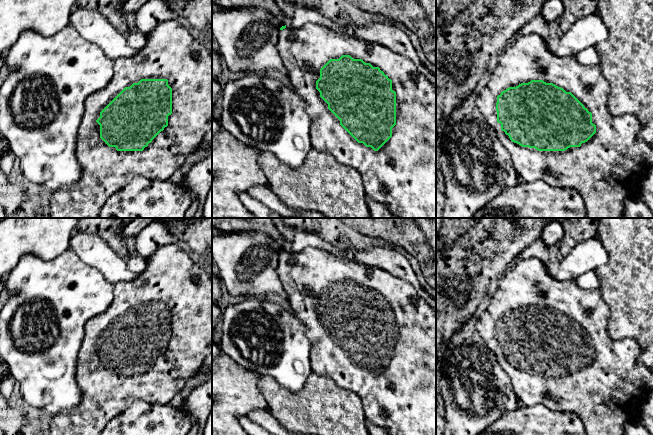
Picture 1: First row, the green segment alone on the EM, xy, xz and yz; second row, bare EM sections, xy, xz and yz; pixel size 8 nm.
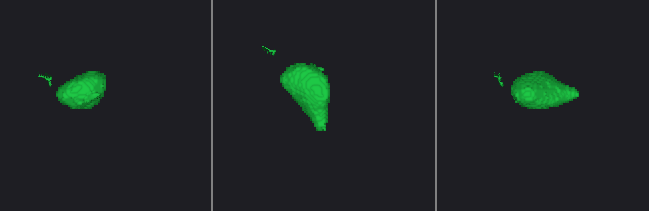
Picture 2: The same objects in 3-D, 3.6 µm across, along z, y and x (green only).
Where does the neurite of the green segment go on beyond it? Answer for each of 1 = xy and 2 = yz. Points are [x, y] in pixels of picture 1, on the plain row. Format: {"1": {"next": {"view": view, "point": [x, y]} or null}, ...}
{"1": {"next": {"view": "xy", "point": [171, 276]}}, "2": {"next": {"view": "yz", "point": [606, 394]}}}

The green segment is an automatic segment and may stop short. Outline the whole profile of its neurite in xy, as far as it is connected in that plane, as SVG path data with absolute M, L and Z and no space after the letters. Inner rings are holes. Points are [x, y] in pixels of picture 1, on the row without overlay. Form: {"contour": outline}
{"contour": "M168 244L160 247L146 258L145 270L131 281L114 284L113 300L103 312L90 318L84 327L84 338L79 349L76 364L76 379L81 390L81 402L69 411L52 416L49 435L100 435L106 424L126 410L134 401L142 400L155 404L169 404L187 384L188 380L200 372L205 360L212 355L212 273L191 257L178 245Z"}

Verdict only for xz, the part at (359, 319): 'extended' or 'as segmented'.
extended

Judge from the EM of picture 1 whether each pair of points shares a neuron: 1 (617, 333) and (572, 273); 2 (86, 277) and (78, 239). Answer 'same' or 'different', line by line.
1: different
2: different

